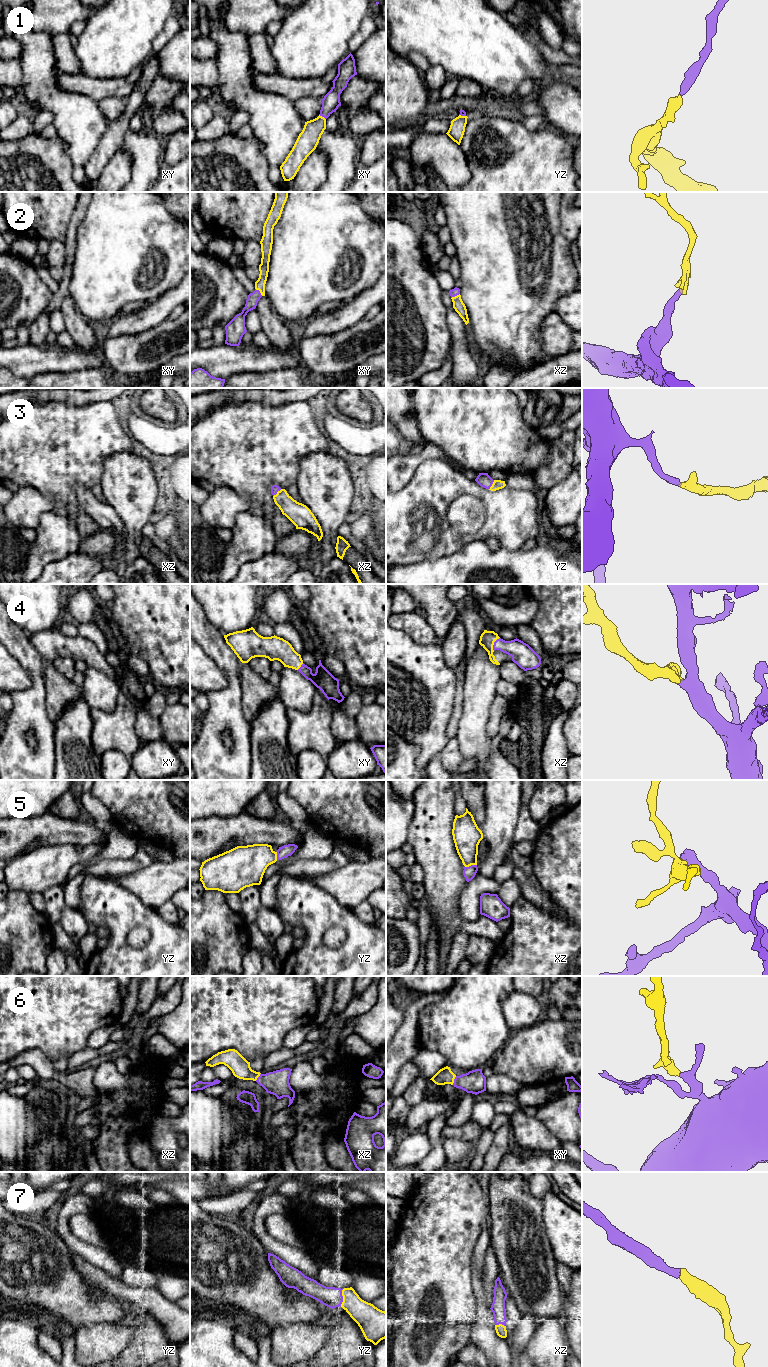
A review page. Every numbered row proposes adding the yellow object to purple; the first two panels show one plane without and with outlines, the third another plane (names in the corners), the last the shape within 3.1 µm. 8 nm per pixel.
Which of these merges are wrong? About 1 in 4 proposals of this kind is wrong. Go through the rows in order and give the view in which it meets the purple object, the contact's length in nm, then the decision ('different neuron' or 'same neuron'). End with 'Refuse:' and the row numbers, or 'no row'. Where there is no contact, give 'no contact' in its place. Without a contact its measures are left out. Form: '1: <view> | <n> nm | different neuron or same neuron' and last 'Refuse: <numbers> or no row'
1: xy | 70 nm | same neuron
2: xy | 90 nm | same neuron
3: xz | 90 nm | same neuron
4: xz | 120 nm | same neuron
5: xz | 100 nm | same neuron
6: xy | 80 nm | same neuron
7: yz | 140 nm | same neuron
Refuse: no row

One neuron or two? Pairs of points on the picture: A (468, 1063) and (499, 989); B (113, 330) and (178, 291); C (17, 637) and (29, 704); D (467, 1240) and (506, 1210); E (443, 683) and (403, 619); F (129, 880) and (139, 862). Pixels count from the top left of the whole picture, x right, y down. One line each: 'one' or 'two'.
A: one
B: one
C: one
D: two
E: two
F: two

